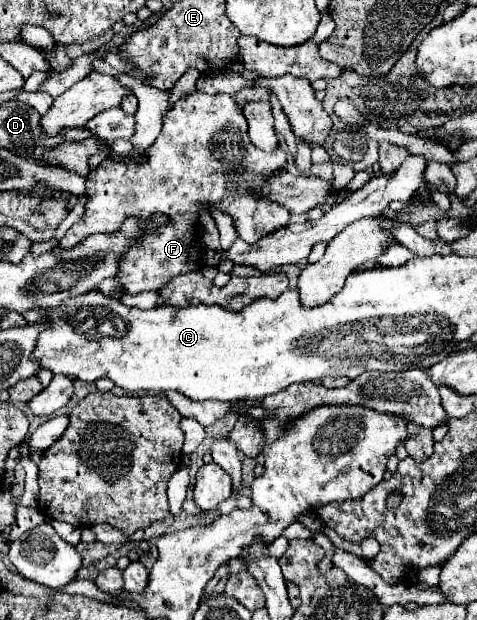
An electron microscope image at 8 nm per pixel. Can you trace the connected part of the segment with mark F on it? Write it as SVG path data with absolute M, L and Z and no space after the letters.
M191 92L183 98L179 98L171 110L167 110L163 118L163 130L157 136L157 140L149 146L147 150L147 162L129 166L123 162L115 162L113 158L105 158L89 176L87 176L87 192L89 200L85 204L85 220L79 224L73 224L67 234L61 238L59 246L61 248L73 248L77 242L87 238L89 234L97 232L115 232L119 224L125 220L127 214L147 218L155 212L163 212L171 218L169 228L161 228L157 234L143 236L135 246L129 248L129 252L121 260L121 270L119 270L119 280L123 288L131 294L143 292L143 290L161 290L167 280L171 280L177 274L185 274L195 270L195 266L201 262L203 247L198 240L198 232L195 230L199 222L199 204L213 202L217 208L225 210L227 214L233 216L235 228L241 240L245 242L257 242L259 238L287 226L289 222L289 212L279 206L271 204L269 200L255 200L255 196L249 192L251 188L257 188L263 178L269 174L275 174L283 170L287 154L279 148L273 154L267 154L263 150L257 150L249 136L247 136L247 122L241 112L241 106L233 100L229 94L203 94L203 92Z

